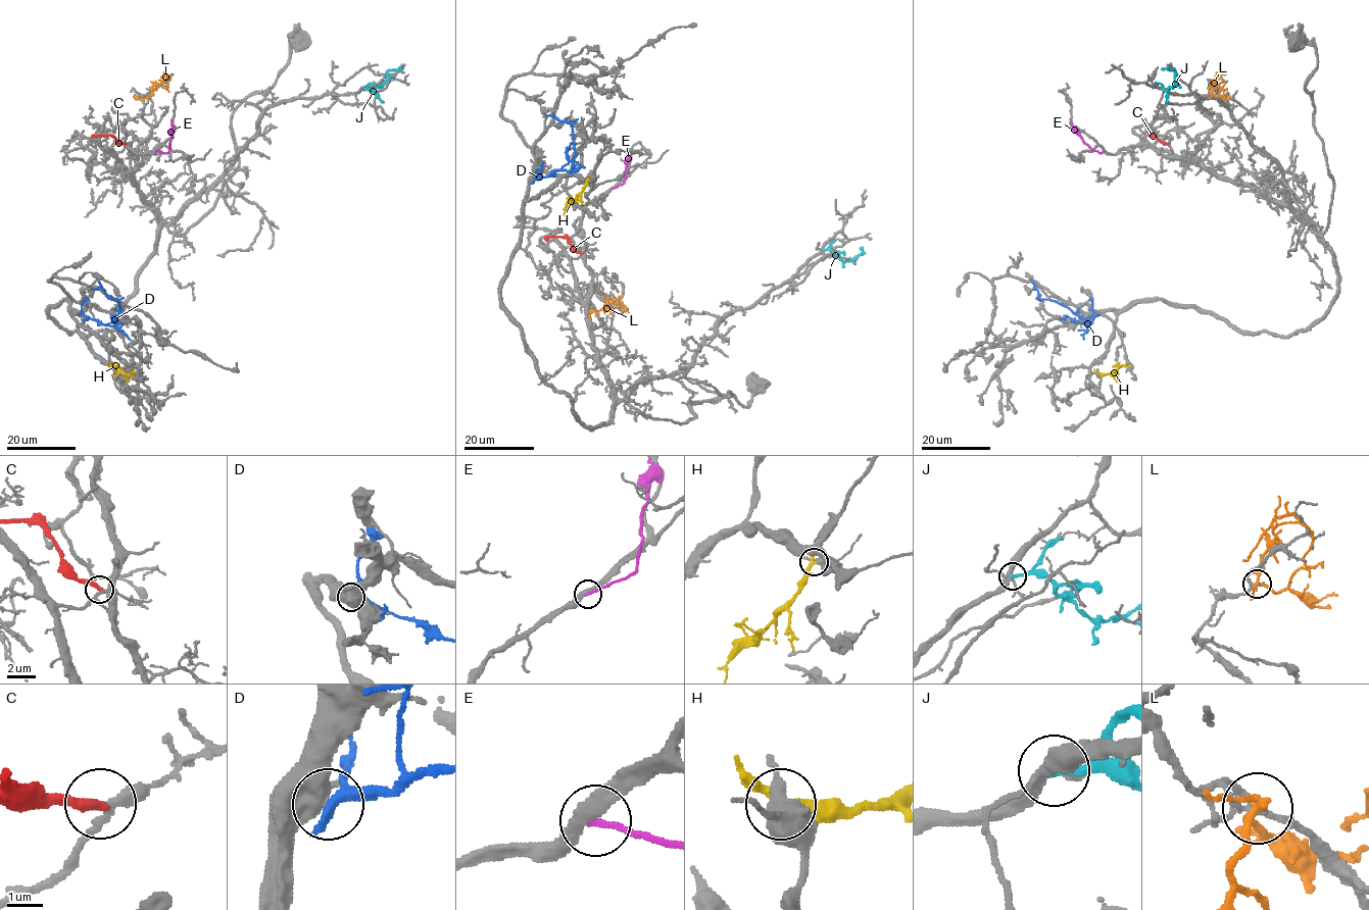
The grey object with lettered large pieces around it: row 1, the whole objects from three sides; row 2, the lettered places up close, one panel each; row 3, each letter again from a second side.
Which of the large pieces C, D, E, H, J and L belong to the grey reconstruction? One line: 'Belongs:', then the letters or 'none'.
Belongs: none

